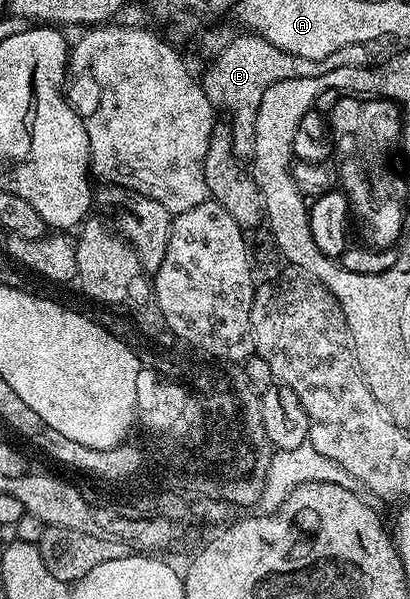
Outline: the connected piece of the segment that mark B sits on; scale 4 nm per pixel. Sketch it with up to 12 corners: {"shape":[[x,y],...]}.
{"shape":[[240,32],[202,74],[228,110],[234,152],[251,159],[262,92],[278,80],[367,66],[367,45],[322,60]]}

